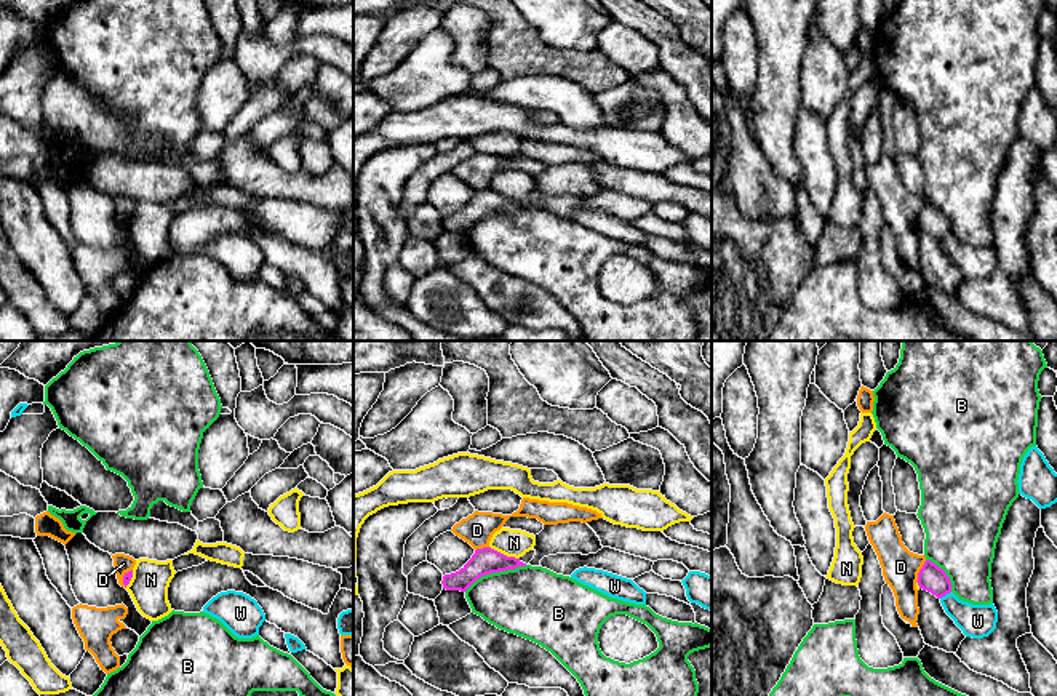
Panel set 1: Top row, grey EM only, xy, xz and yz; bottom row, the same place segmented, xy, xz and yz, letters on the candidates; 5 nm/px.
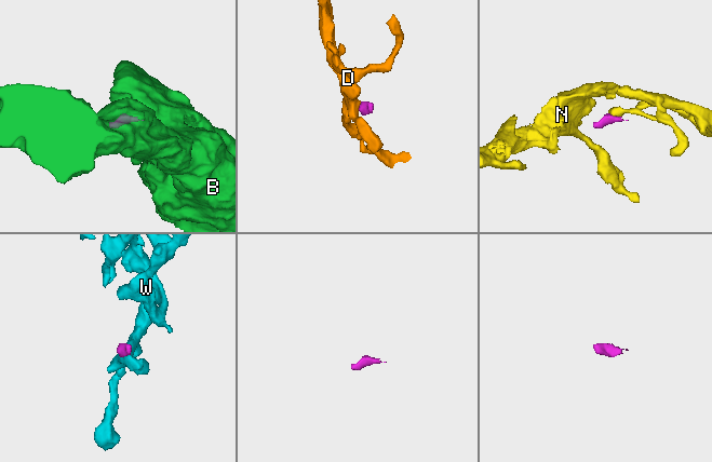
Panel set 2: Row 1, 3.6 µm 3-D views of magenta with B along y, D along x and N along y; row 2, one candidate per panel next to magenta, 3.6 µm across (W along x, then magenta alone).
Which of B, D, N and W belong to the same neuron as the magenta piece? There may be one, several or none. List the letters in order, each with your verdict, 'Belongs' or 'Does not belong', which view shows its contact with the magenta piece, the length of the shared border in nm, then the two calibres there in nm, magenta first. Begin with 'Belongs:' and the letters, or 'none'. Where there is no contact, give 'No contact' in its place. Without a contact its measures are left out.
Belongs: none
B: Does not belong. Touches magenta in xz. Shared border 340 nm. Thickness 140 nm (magenta) against 360 nm
D: Does not belong. Touches magenta in yz. Shared border 130 nm. Thickness 140 nm (magenta) against 190 nm
N: Does not belong. Touches magenta in xz. Shared border 170 nm. Thickness 140 nm (magenta) against 140 nm
W: Does not belong. Touches magenta in yz. Shared border 70 nm. Thickness 140 nm (magenta) against 170 nm

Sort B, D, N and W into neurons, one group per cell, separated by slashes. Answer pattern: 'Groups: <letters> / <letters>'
Groups: B / D / N / W

